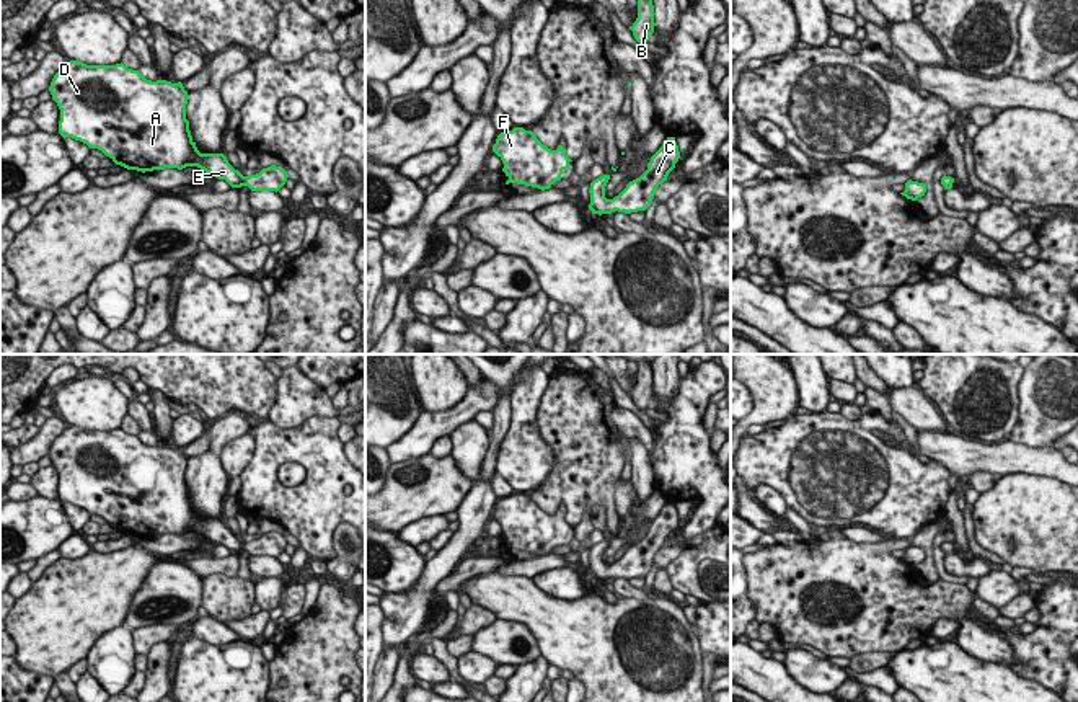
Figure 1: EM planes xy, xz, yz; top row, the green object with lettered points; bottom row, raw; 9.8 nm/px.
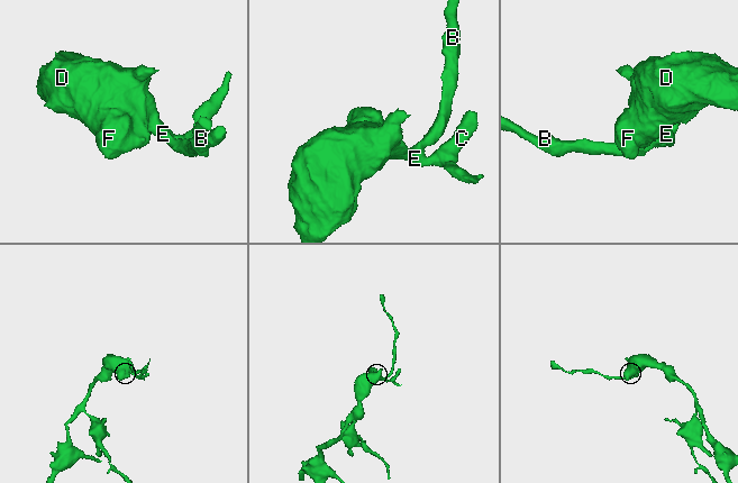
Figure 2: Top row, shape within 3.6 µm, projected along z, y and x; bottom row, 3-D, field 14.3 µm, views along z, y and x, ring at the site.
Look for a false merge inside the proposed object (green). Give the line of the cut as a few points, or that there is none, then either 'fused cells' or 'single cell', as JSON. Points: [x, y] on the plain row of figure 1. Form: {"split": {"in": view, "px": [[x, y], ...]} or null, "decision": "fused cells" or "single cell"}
{"split": null, "decision": "single cell"}

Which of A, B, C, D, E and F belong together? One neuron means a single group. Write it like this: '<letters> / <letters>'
A B C D E F

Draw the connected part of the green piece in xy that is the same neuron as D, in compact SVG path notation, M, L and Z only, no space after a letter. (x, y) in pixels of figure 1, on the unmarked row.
M70 426L57 438L49 457L60 475L59 500L101 516L116 531L127 535L153 537L197 532L232 553L248 552L251 557L279 557L289 540L282 532L271 531L256 540L243 542L223 519L201 519L192 506L186 470L189 465L183 449L147 446L127 431L86 431Z

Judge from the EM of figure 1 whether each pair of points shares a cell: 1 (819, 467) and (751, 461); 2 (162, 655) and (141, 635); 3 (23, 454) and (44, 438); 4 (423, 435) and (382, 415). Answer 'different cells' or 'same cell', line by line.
1: same cell
2: different cells
3: same cell
4: different cells

